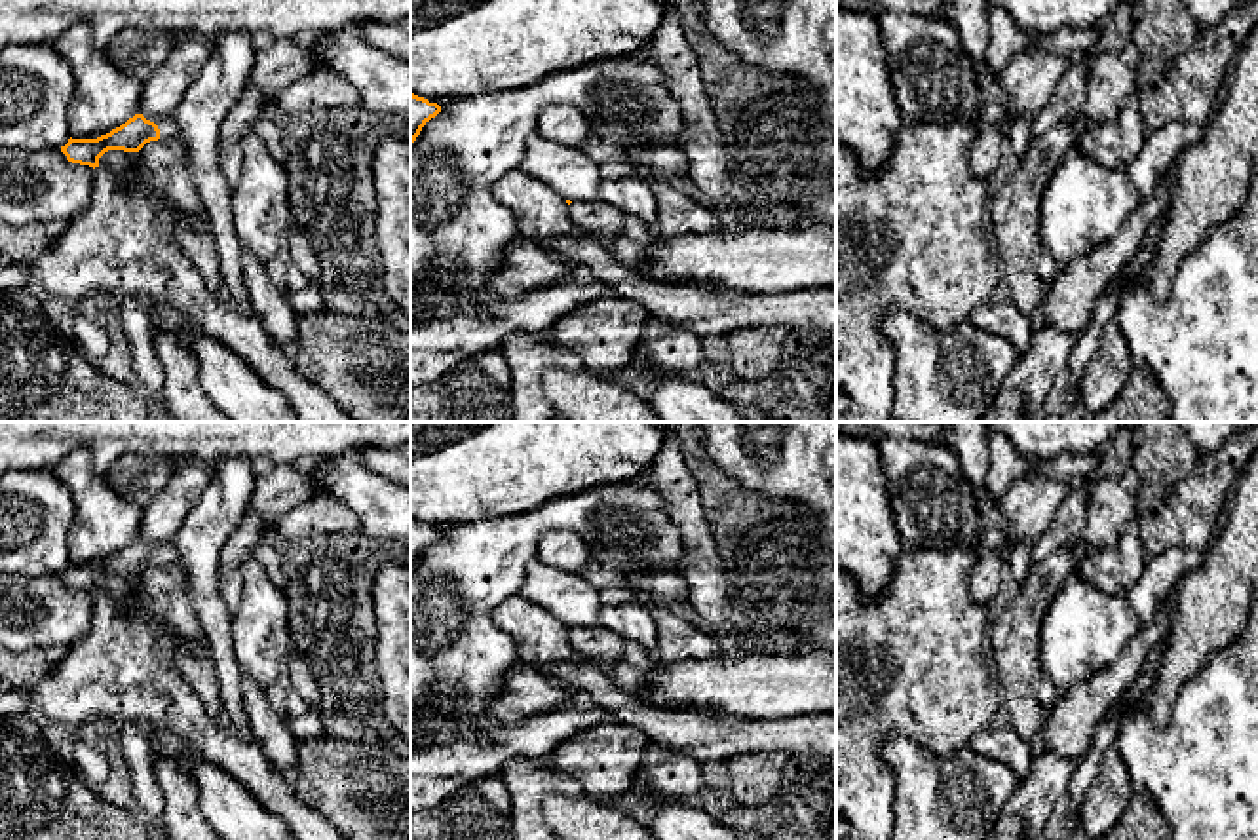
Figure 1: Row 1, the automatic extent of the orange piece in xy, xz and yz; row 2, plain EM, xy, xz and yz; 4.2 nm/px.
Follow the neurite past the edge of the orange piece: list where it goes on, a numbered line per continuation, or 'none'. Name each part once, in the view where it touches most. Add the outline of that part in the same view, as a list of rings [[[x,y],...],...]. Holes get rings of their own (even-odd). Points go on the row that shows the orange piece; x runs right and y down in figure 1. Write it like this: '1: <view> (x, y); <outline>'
1: xy (168, 128); [[[175,114],[163,116],[154,122],[160,129],[160,139],[169,139],[177,135],[177,124],[175,124]]]

